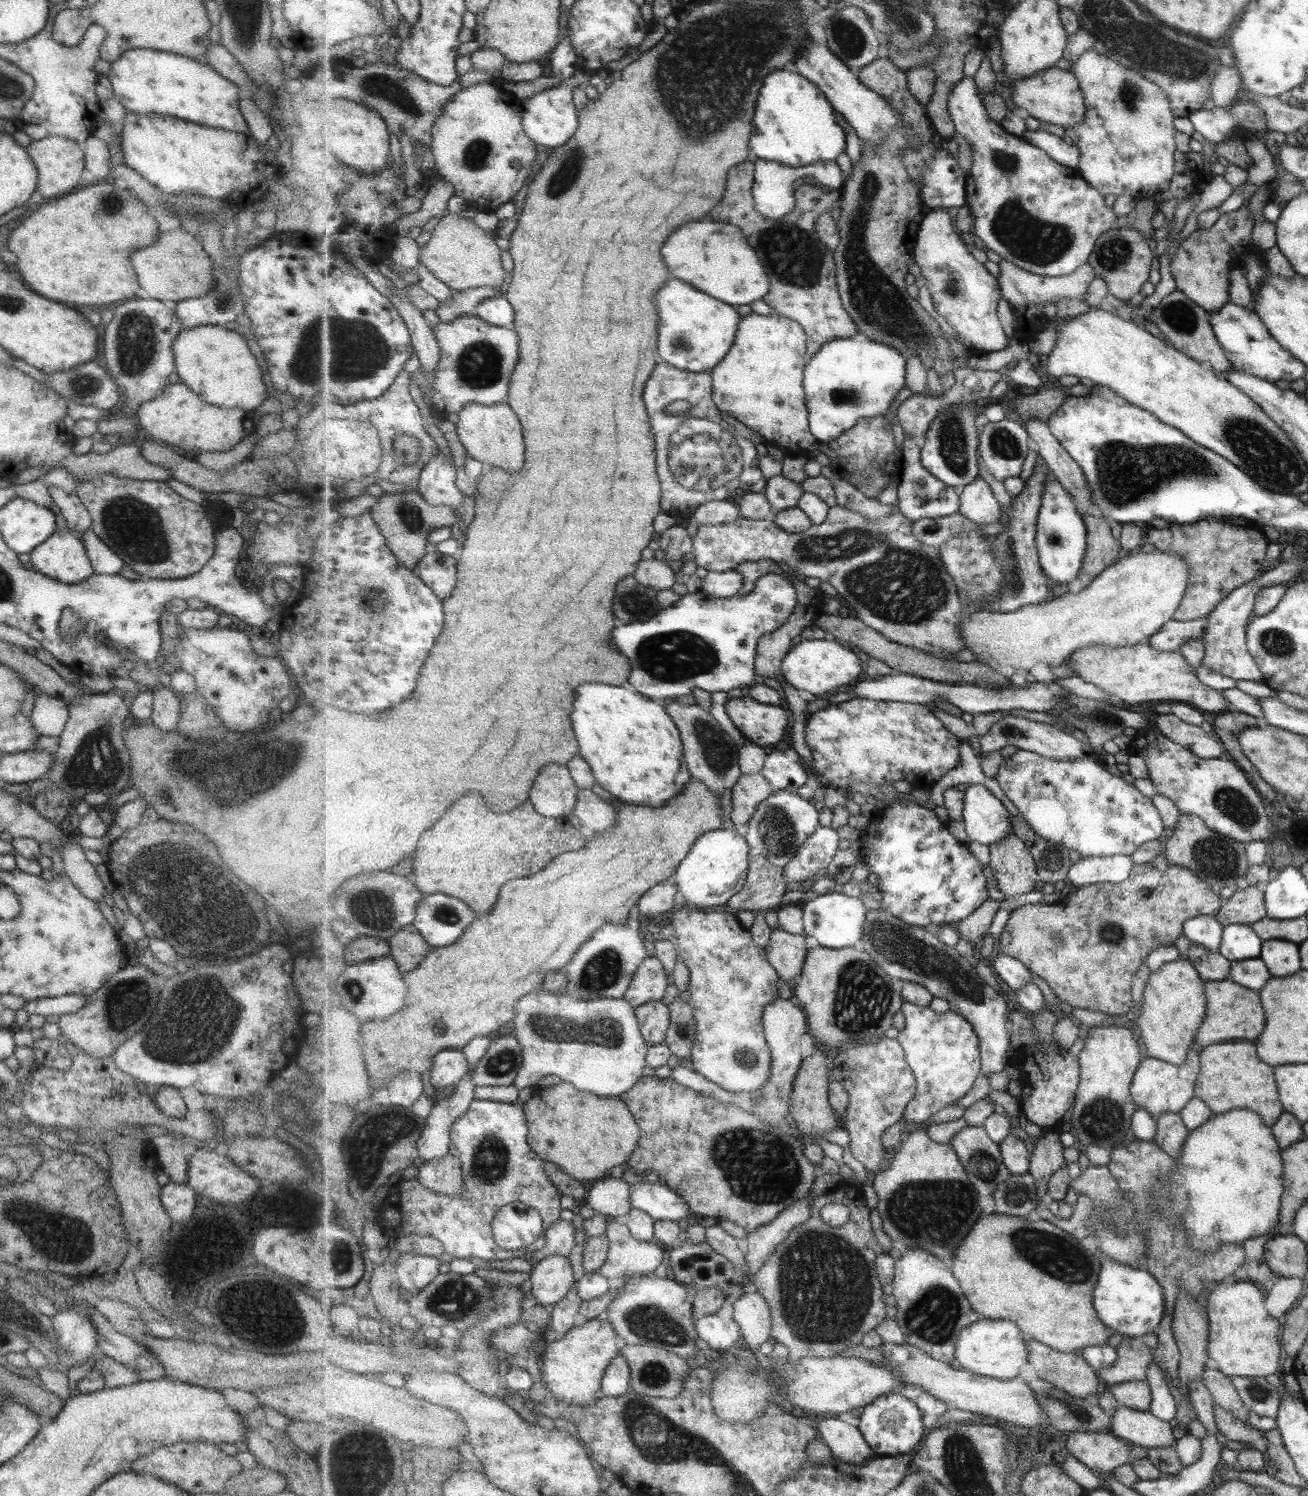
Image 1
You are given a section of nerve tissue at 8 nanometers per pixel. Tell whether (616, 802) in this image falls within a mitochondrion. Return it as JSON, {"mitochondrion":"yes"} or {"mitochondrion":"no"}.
{"mitochondrion":"no"}

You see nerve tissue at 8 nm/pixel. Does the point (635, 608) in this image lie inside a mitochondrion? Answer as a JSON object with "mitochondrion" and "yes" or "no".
{"mitochondrion":"yes"}

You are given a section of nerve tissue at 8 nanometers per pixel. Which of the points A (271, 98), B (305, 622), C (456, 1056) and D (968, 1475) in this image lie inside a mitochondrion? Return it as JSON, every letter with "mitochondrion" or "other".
{"A":"mitochondrion","B":"other","C":"other","D":"mitochondrion"}

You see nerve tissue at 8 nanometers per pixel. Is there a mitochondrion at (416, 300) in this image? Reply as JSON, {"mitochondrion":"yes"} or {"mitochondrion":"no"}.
{"mitochondrion":"no"}

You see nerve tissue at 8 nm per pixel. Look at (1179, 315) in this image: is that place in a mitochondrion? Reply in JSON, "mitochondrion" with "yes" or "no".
{"mitochondrion":"yes"}

